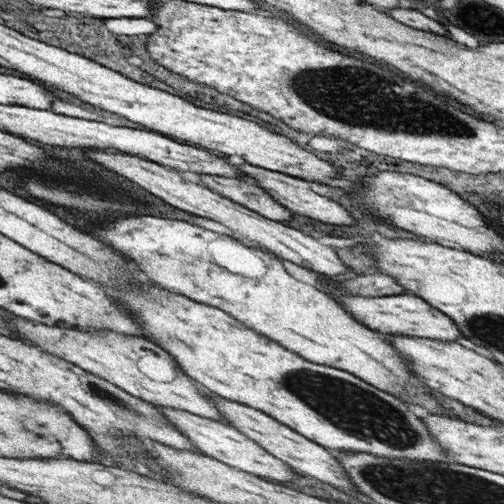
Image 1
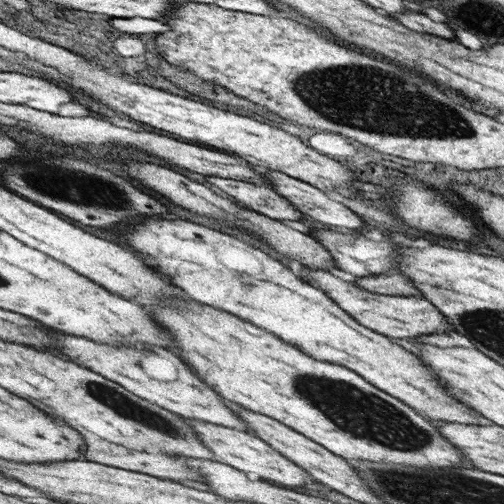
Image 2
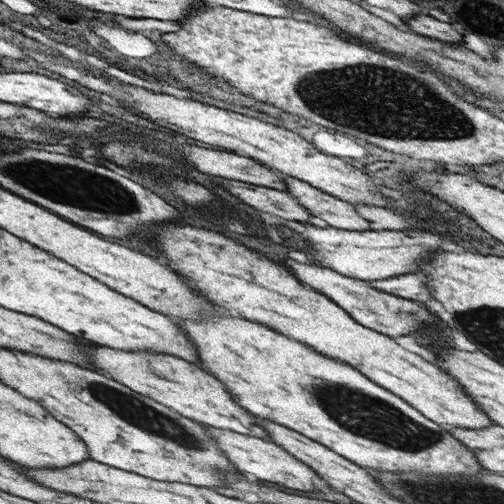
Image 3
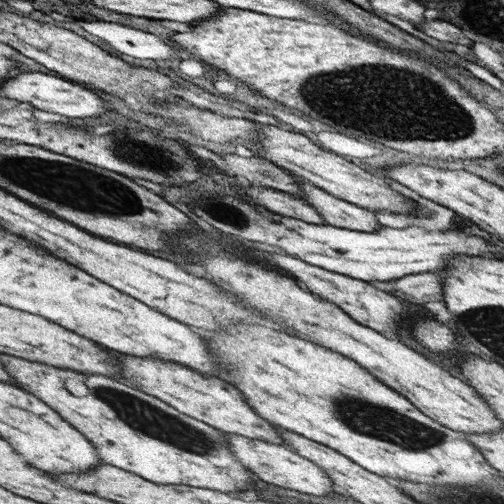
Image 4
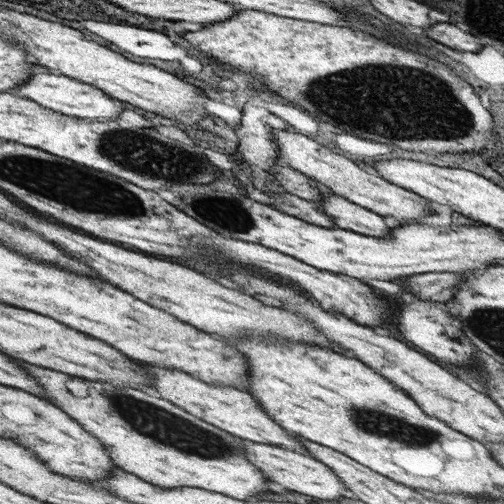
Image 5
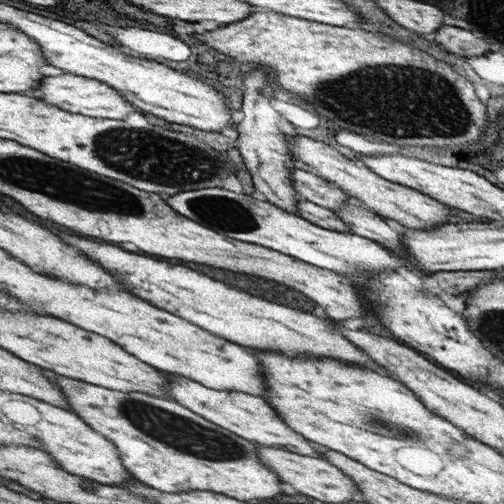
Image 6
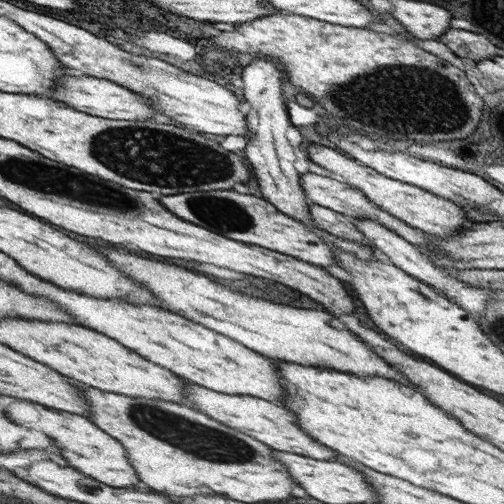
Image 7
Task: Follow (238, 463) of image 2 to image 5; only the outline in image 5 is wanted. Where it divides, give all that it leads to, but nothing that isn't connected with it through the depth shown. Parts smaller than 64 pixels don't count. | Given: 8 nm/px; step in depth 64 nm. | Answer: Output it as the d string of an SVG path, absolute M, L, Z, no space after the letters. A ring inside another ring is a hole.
M245 442L245 456L249 458L251 464L255 464L271 482L281 484L285 490L289 492L299 492L305 496L313 496L319 500L341 500L341 492L347 490L347 486L341 482L341 478L323 462L311 458L309 454L295 454L291 450L285 448L277 448L277 446L267 446L267 444L257 444L257 442Z

